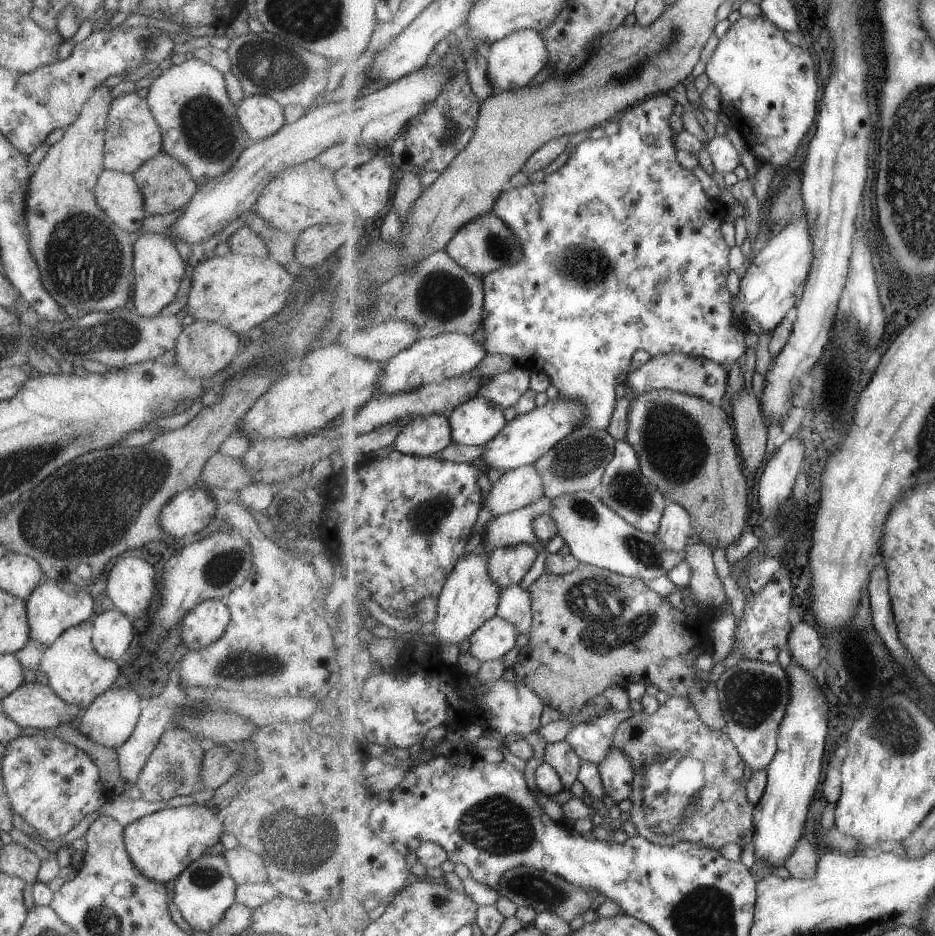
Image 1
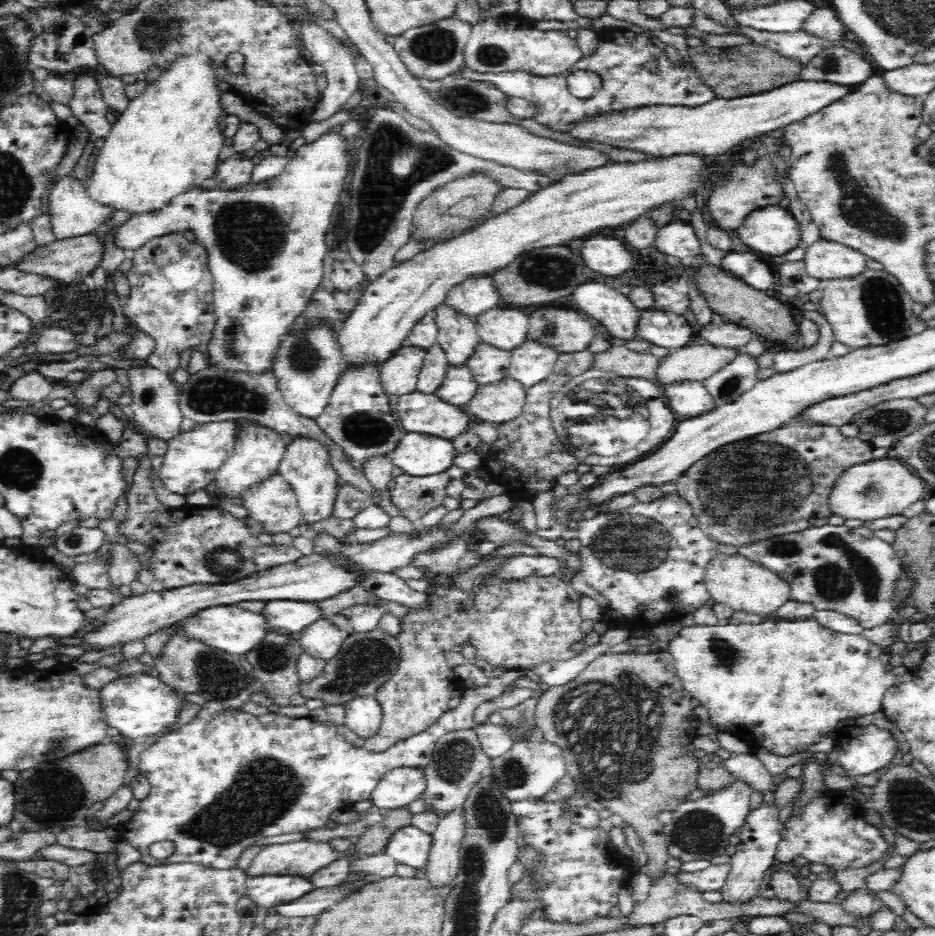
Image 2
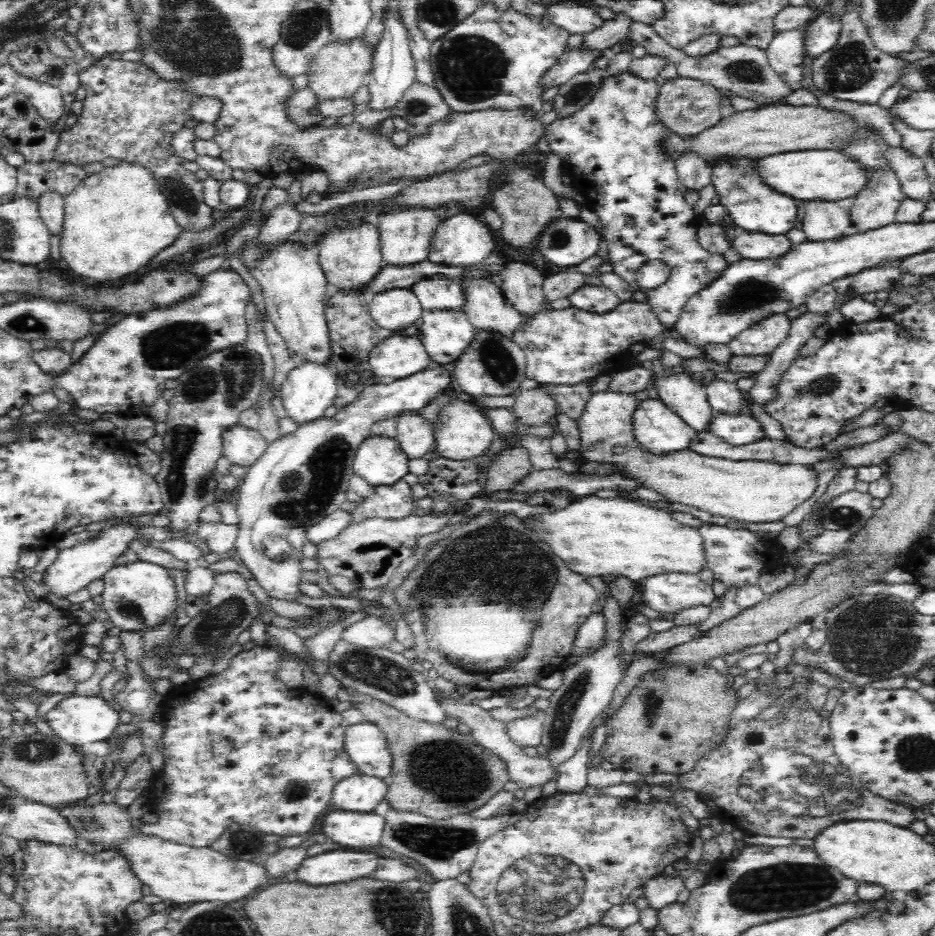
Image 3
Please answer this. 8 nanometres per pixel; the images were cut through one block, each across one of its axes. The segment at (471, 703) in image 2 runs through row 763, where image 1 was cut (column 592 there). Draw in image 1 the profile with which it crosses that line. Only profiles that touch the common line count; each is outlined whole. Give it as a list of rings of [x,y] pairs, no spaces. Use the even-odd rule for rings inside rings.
[[[663,93],[633,105],[617,118],[621,129],[616,136],[605,136],[599,140],[584,139],[575,147],[568,161],[555,173],[547,175],[543,183],[530,182],[526,186],[509,188],[497,200],[495,206],[497,215],[513,228],[524,244],[524,258],[517,265],[505,266],[483,276],[486,296],[482,325],[485,329],[486,345],[489,352],[506,354],[515,359],[517,366],[527,368],[531,373],[540,371],[548,375],[561,399],[574,401],[584,409],[579,427],[609,429],[618,402],[615,388],[628,376],[631,358],[639,349],[647,350],[655,357],[674,351],[695,357],[706,357],[729,368],[747,350],[744,330],[734,321],[736,318],[732,308],[734,299],[731,298],[727,288],[727,276],[730,271],[729,244],[725,242],[721,232],[726,215],[725,204],[722,204],[718,198],[709,198],[701,180],[691,170],[679,164],[678,149],[674,139],[676,133],[669,124],[669,116],[673,114],[675,106],[677,102]]]

